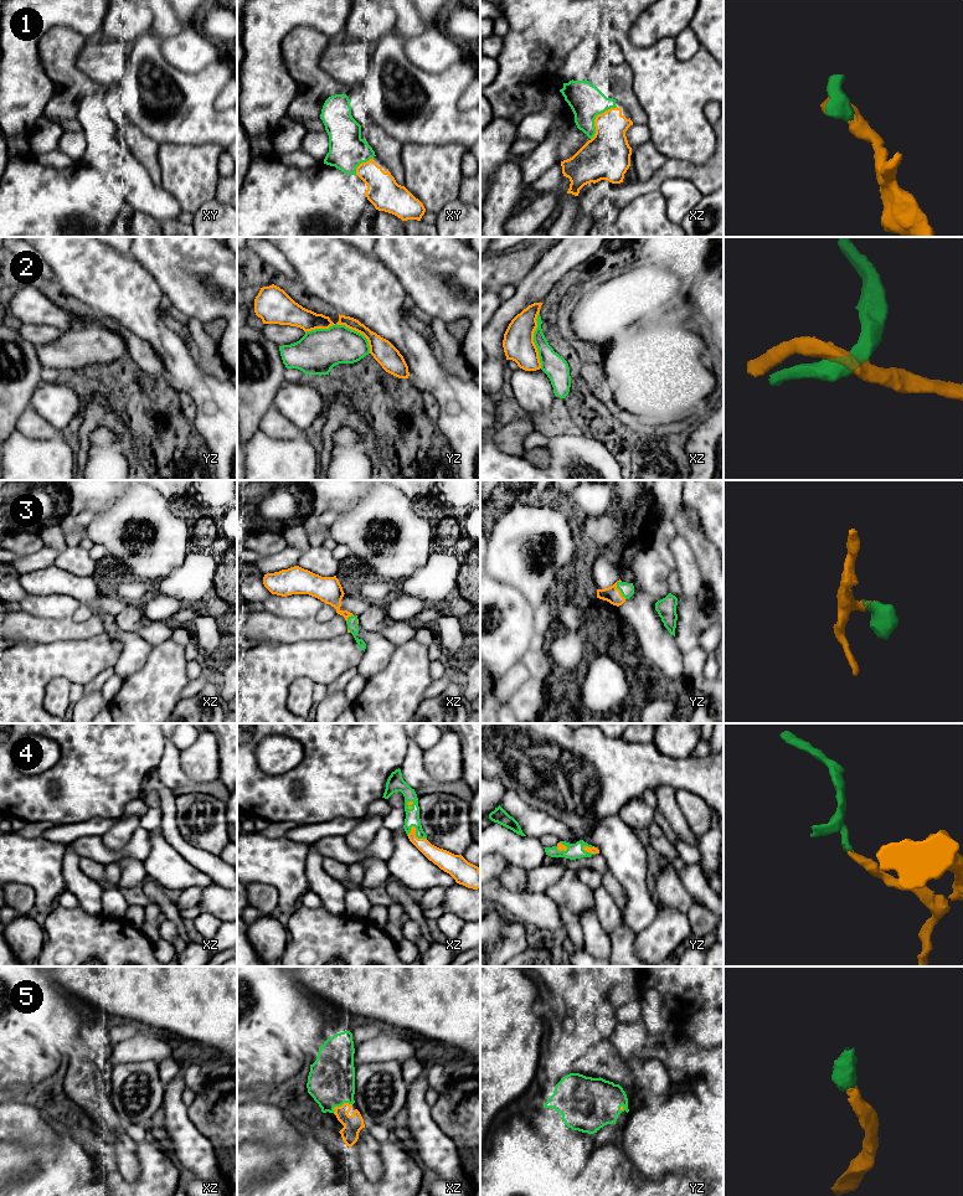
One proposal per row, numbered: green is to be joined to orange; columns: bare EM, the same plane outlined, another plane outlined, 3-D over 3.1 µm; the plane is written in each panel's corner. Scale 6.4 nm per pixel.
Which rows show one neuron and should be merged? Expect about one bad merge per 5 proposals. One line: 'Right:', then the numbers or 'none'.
Right: 1, 2, 3, 4, 5

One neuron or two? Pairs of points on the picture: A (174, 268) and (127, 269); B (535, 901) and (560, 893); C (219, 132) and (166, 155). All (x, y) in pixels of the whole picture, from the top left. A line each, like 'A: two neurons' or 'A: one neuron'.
A: two neurons
B: two neurons
C: two neurons

